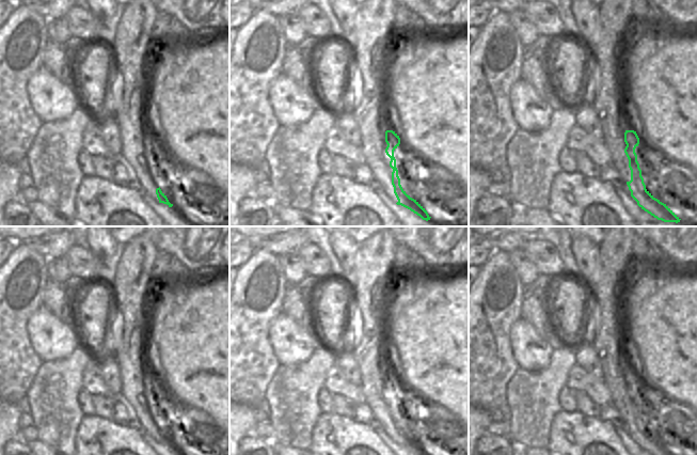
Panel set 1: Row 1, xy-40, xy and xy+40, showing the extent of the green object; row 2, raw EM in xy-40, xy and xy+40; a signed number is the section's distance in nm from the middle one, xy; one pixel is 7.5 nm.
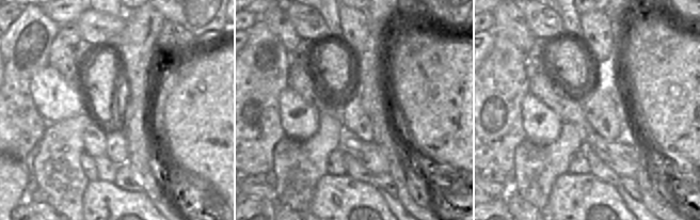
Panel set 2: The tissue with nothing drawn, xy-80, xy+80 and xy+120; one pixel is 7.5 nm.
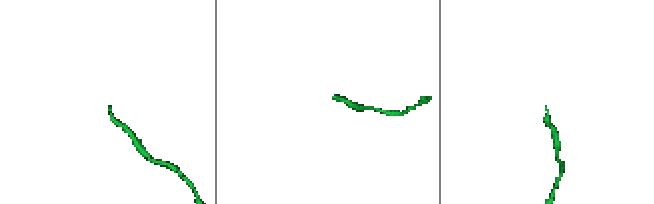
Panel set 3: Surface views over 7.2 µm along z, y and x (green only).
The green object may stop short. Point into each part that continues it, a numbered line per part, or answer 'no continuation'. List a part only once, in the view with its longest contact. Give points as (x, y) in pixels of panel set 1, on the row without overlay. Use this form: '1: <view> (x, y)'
1: xy (375, 261)

